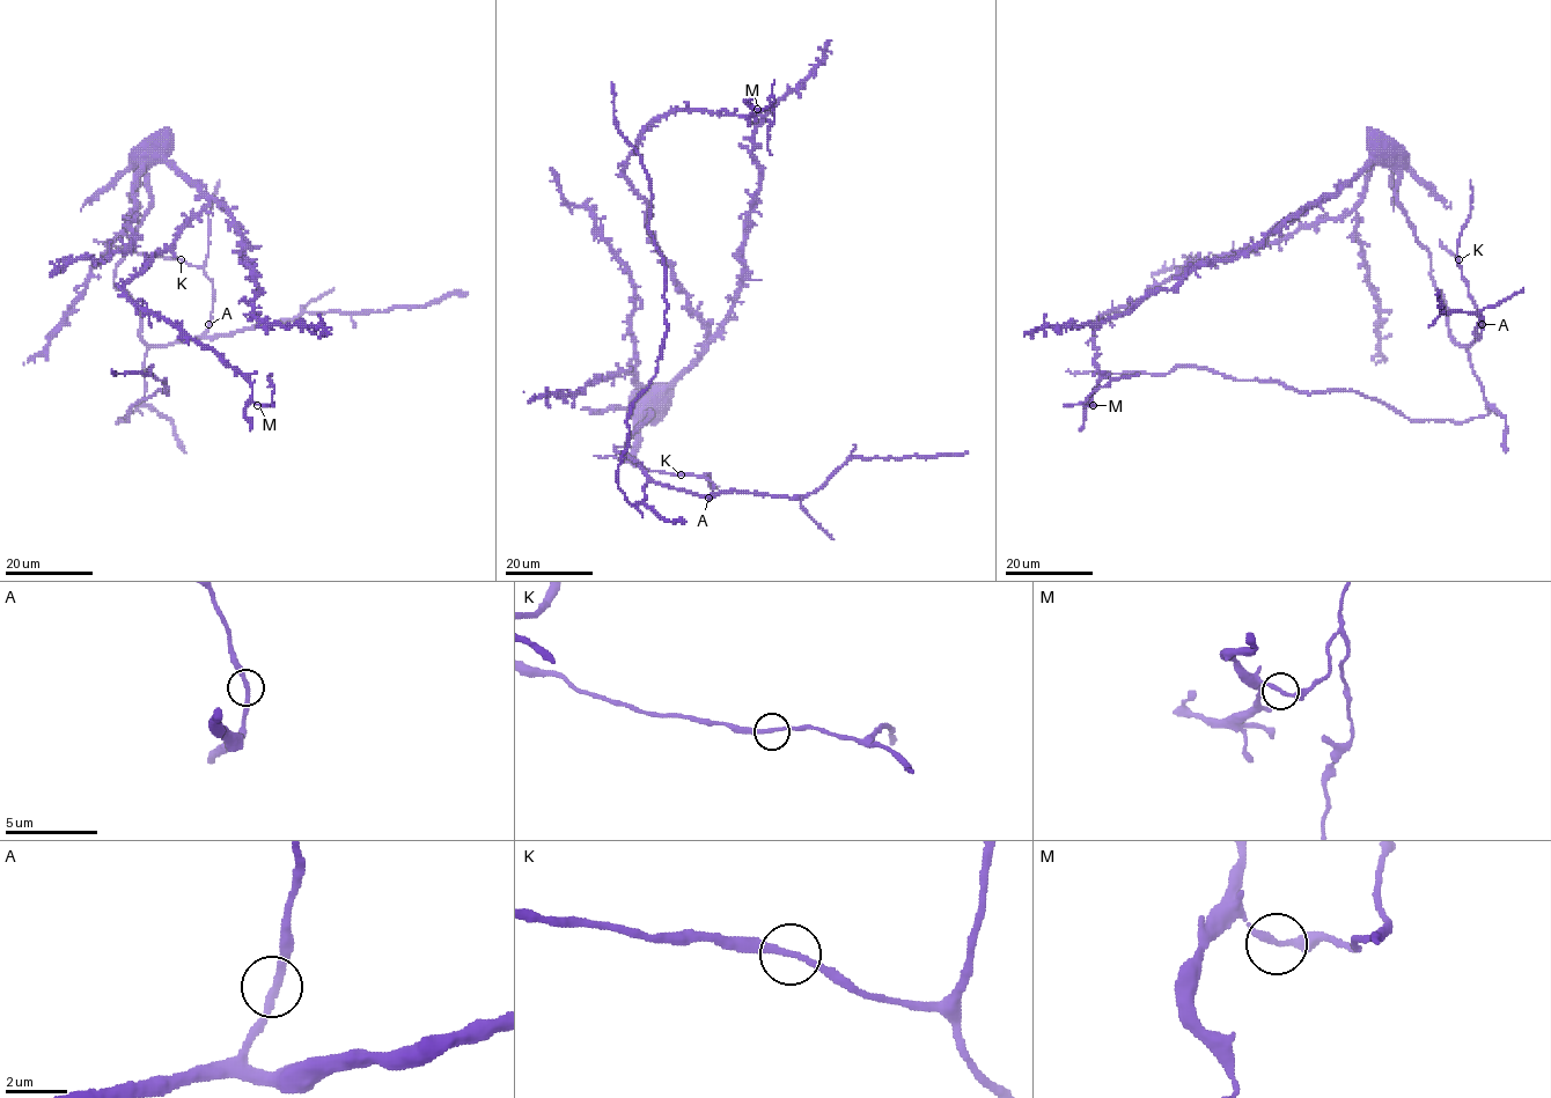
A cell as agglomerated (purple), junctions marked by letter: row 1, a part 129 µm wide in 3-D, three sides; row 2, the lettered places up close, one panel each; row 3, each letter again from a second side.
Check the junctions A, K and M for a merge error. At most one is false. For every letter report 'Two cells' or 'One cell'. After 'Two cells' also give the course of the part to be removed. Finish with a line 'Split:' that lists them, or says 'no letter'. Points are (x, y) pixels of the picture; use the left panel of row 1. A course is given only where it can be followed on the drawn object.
A: One cell
K: One cell
M: Two cells. Course of the part to remove: (257, 405), (269, 406), (273, 402), (274, 387), (267, 377), (271, 374)
Split: M

